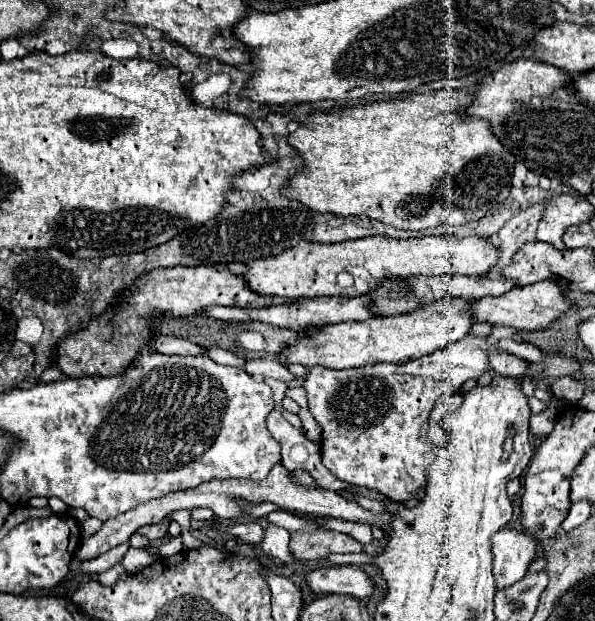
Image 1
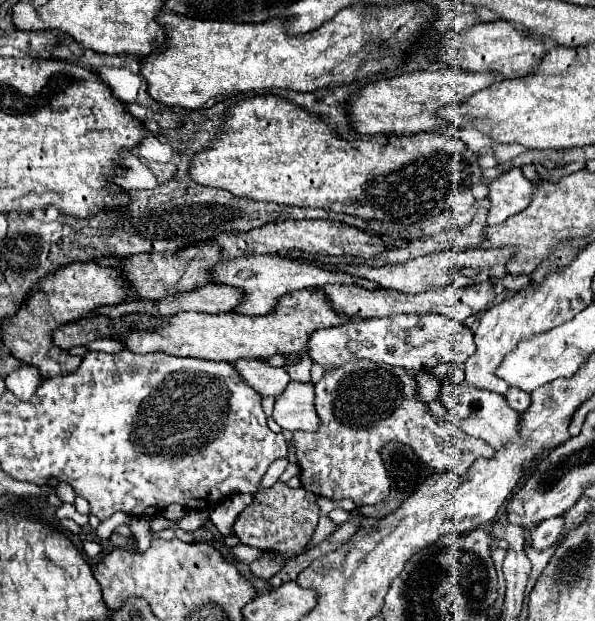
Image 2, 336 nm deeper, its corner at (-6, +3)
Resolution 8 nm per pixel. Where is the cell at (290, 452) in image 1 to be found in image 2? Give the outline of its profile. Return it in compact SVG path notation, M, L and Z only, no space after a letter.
M240 358L234 362L234 368L260 396L280 396L290 382L290 376L284 368L272 368L264 360Z

